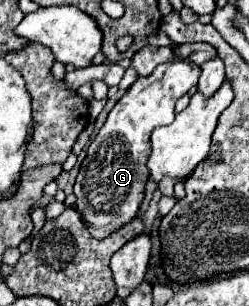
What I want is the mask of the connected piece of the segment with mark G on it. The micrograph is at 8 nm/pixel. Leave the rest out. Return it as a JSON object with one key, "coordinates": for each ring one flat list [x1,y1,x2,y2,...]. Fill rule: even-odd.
{"coordinates":[[173,57,157,65,151,75,139,77,107,115,107,121,87,149,75,181,77,211,93,237,105,237,137,215,149,179,147,159,151,151,151,131,159,125,173,123,175,101,197,85,199,75,199,65,185,57]]}

